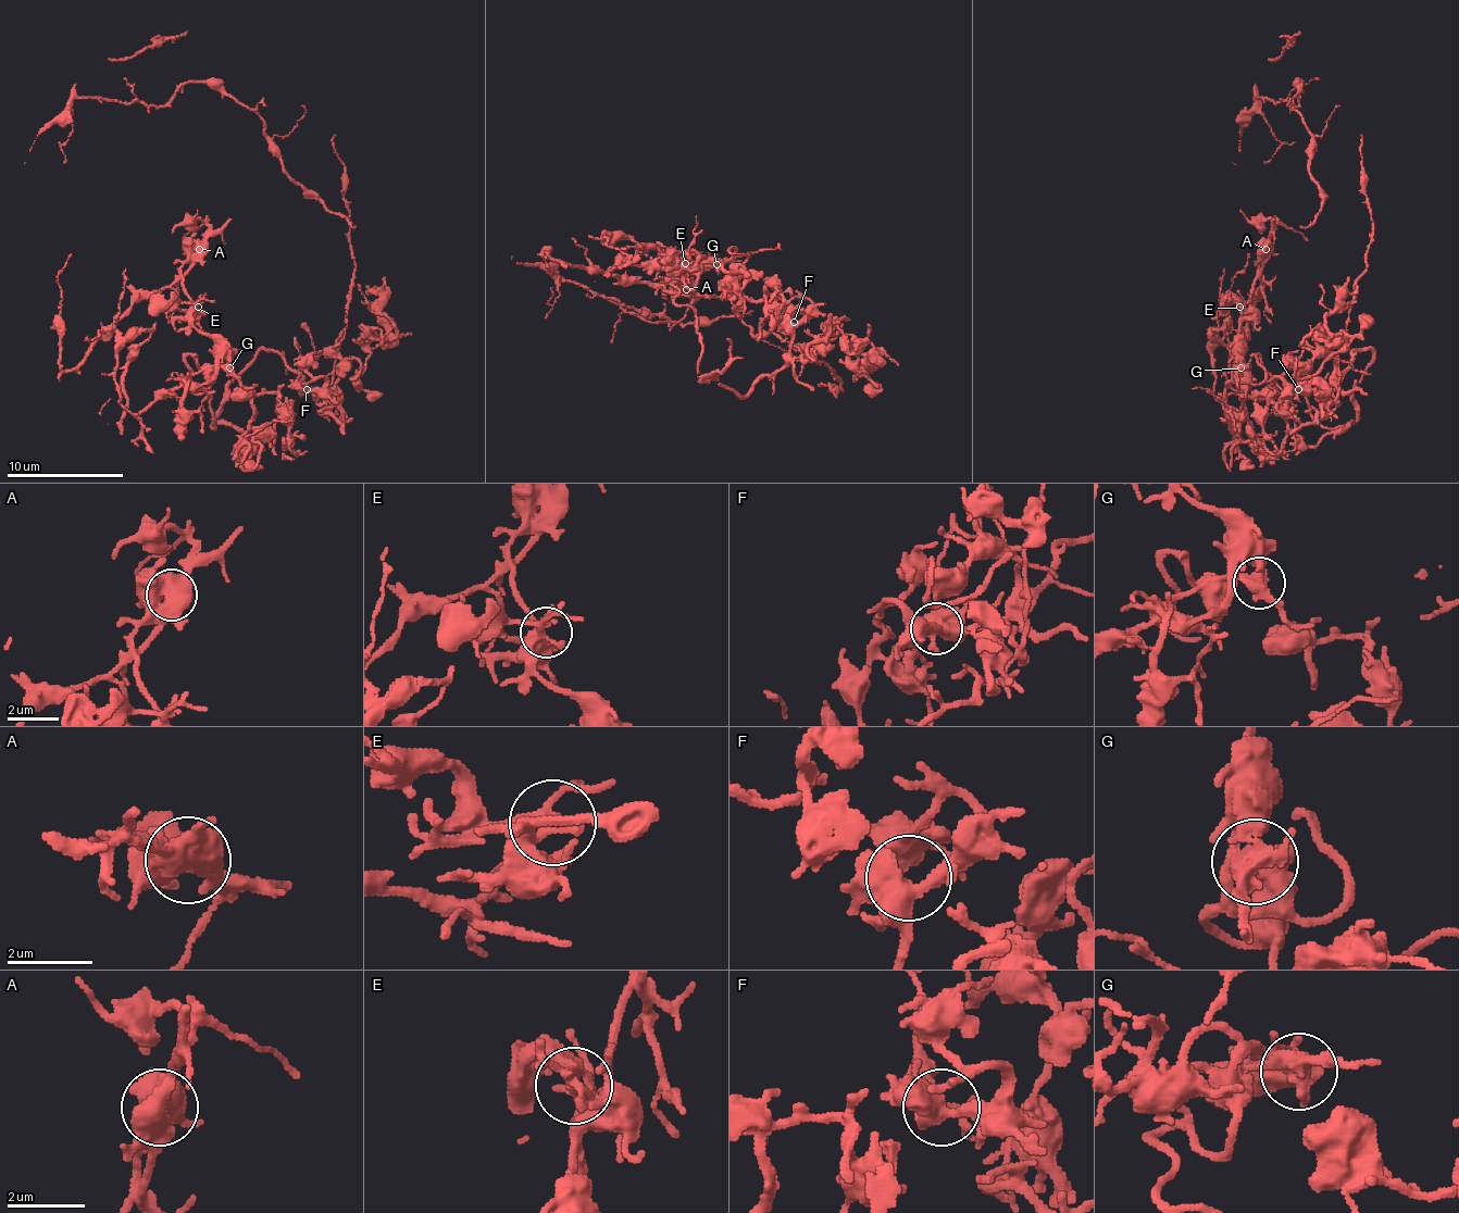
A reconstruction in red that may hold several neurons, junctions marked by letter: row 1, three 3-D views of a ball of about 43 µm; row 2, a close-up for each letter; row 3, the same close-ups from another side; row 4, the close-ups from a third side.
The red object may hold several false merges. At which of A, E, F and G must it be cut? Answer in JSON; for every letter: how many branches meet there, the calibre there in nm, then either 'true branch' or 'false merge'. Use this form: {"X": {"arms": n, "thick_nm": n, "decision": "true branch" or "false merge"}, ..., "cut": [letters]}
{"A": {"arms": 5, "thick_nm": 650, "decision": "false merge"}, "E": {"arms": 3, "thick_nm": 200, "decision": "true branch"}, "F": {"arms": 4, "thick_nm": 500, "decision": "true branch"}, "G": {"arms": 2, "thick_nm": 480, "decision": "false merge"}, "cut": ["A", "G"]}

